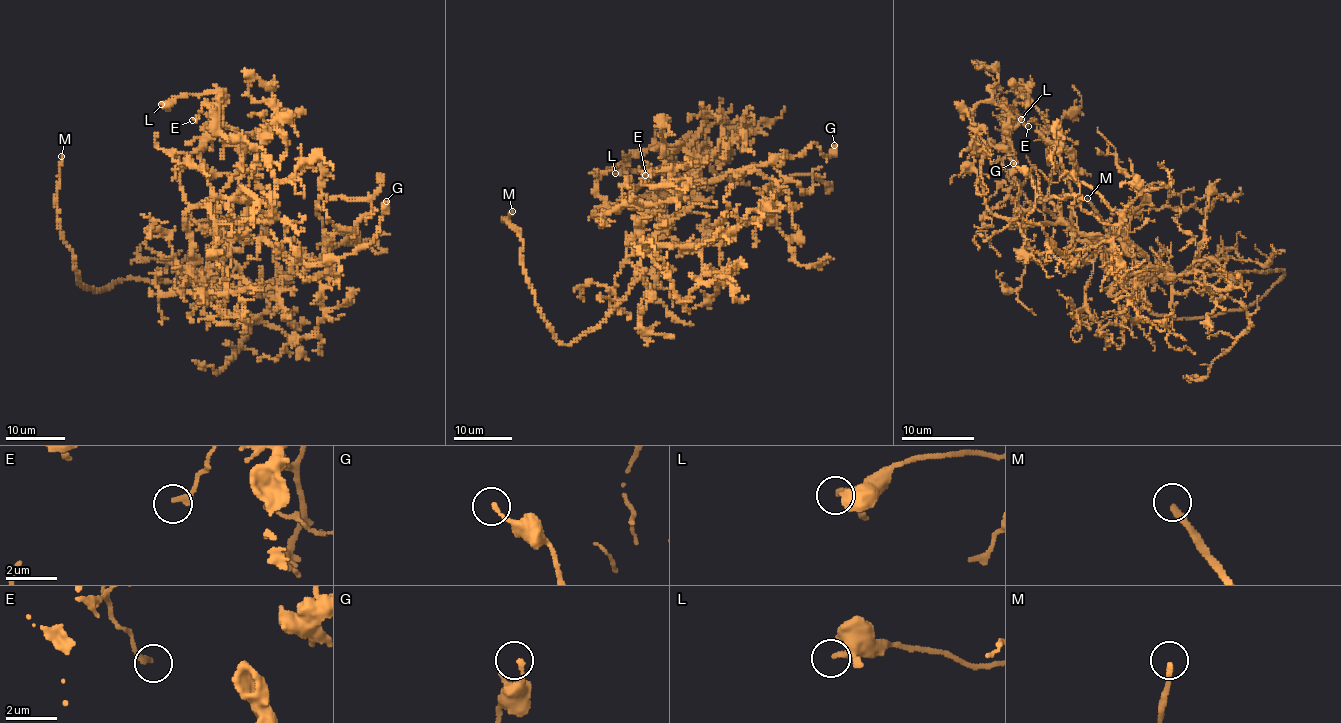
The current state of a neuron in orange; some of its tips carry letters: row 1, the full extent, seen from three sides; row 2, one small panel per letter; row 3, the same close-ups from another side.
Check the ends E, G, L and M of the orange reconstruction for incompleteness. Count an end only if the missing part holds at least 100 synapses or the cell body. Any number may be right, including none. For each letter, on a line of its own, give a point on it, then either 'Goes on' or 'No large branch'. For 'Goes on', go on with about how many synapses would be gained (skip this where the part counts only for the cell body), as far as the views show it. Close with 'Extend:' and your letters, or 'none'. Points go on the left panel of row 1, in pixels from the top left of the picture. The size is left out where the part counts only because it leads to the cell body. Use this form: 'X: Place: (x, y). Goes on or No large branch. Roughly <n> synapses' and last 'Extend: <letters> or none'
E: Place: (192, 120). No large branch
G: Place: (386, 201). No large branch
L: Place: (161, 104). No large branch
M: Place: (61, 156). Goes on
Extend: M

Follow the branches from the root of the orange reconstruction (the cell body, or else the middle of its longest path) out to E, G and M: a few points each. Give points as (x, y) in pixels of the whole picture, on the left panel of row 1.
E: (192, 283), (206, 276), (191, 268), (185, 215), (221, 192), (245, 146), (221, 133), (214, 107), (192, 120)
G: (192, 283), (241, 232), (263, 237), (296, 262), (322, 265), (345, 257), (373, 240), (386, 201)
M: (192, 283), (153, 283), (133, 277), (94, 291), (80, 282), (74, 254), (58, 222), (56, 193), (61, 156)

